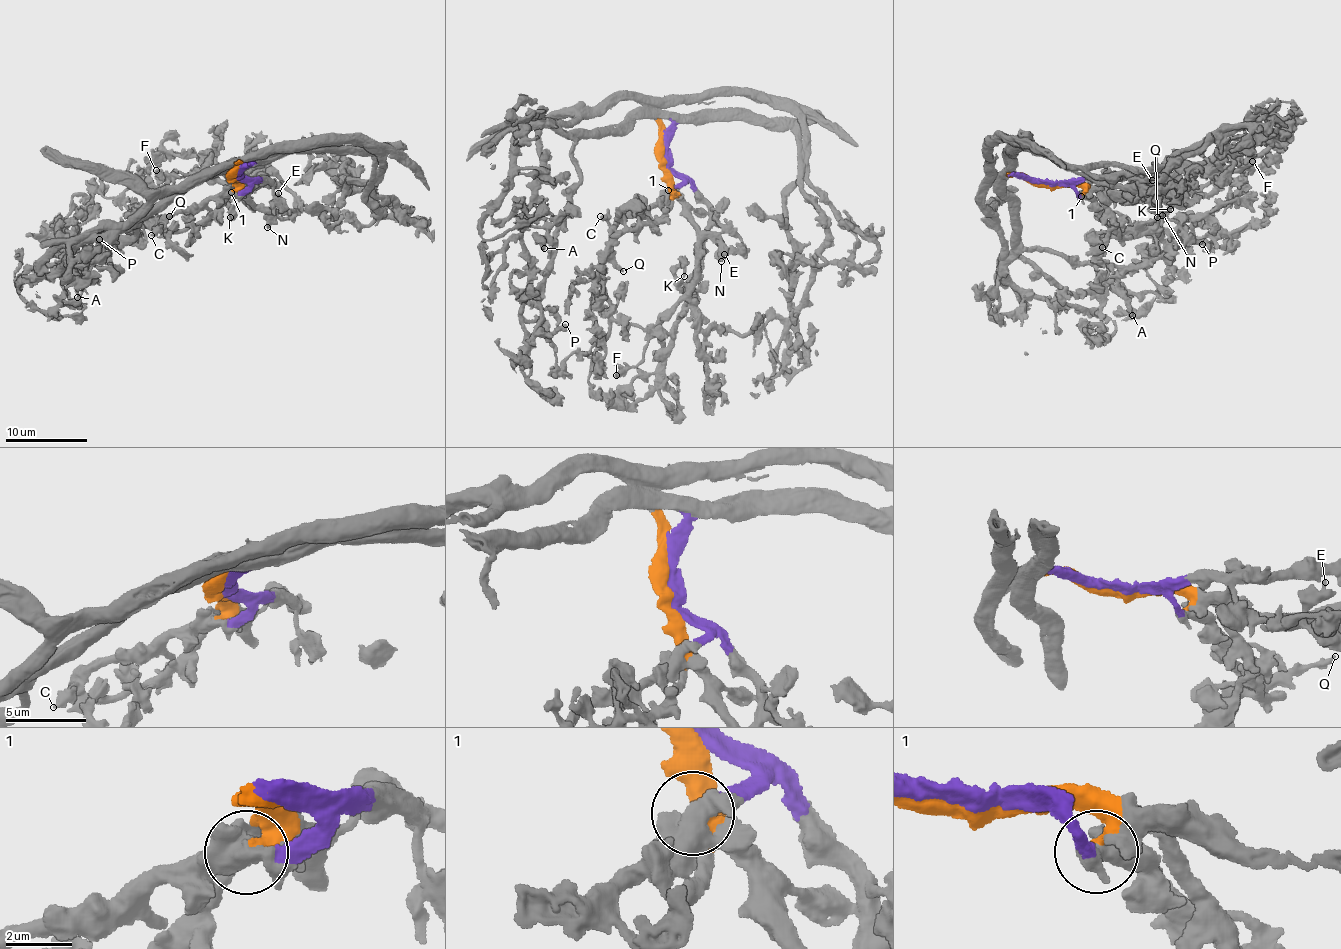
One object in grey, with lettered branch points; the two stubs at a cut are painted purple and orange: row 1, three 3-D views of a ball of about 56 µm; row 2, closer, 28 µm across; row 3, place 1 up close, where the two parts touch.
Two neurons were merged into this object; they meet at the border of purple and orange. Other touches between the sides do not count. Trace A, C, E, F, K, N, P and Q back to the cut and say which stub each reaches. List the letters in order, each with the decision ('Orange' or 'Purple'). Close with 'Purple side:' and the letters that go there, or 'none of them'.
A: Purple
C: Purple
E: Orange
F: Orange
K: Orange
N: Orange
P: Purple
Q: Purple
Purple side: A, C, P, Q

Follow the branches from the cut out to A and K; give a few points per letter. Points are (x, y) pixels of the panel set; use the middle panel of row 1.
A: (665, 158), (669, 119), (590, 130), (575, 143), (572, 214), (552, 239), (540, 239), (543, 249)
K: (663, 158), (670, 194), (696, 231), (696, 270), (688, 284), (675, 272), (681, 266), (683, 276)

